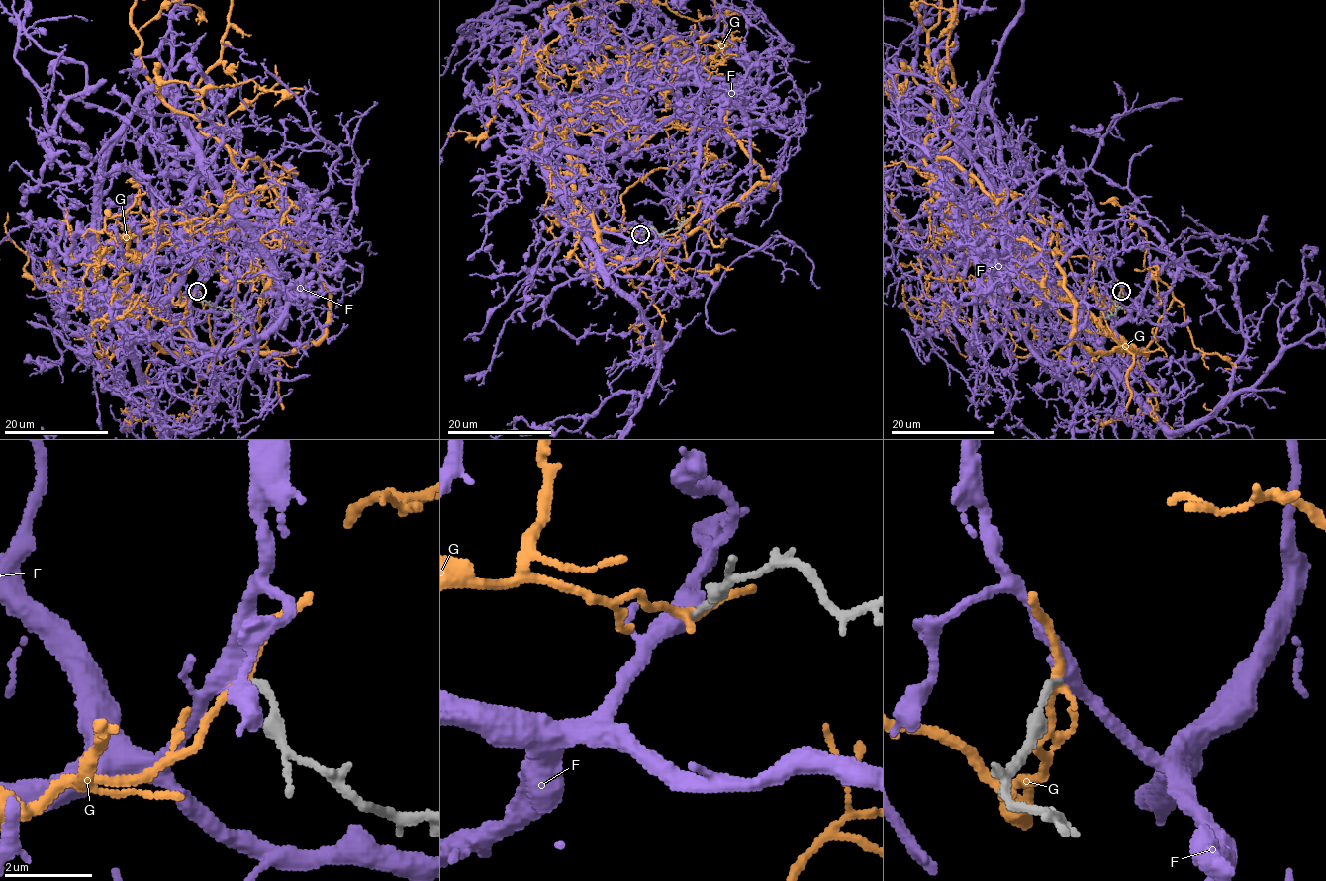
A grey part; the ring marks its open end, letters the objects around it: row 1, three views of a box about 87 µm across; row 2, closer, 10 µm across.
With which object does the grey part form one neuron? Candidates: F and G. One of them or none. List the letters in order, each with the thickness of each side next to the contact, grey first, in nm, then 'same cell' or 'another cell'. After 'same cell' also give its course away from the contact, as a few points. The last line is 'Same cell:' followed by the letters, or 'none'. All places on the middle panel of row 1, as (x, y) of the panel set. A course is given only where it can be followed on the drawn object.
F: calibres 160 and 420 nm; same cell
G: calibres 160 and 200 nm; another cell
Same cell: F

